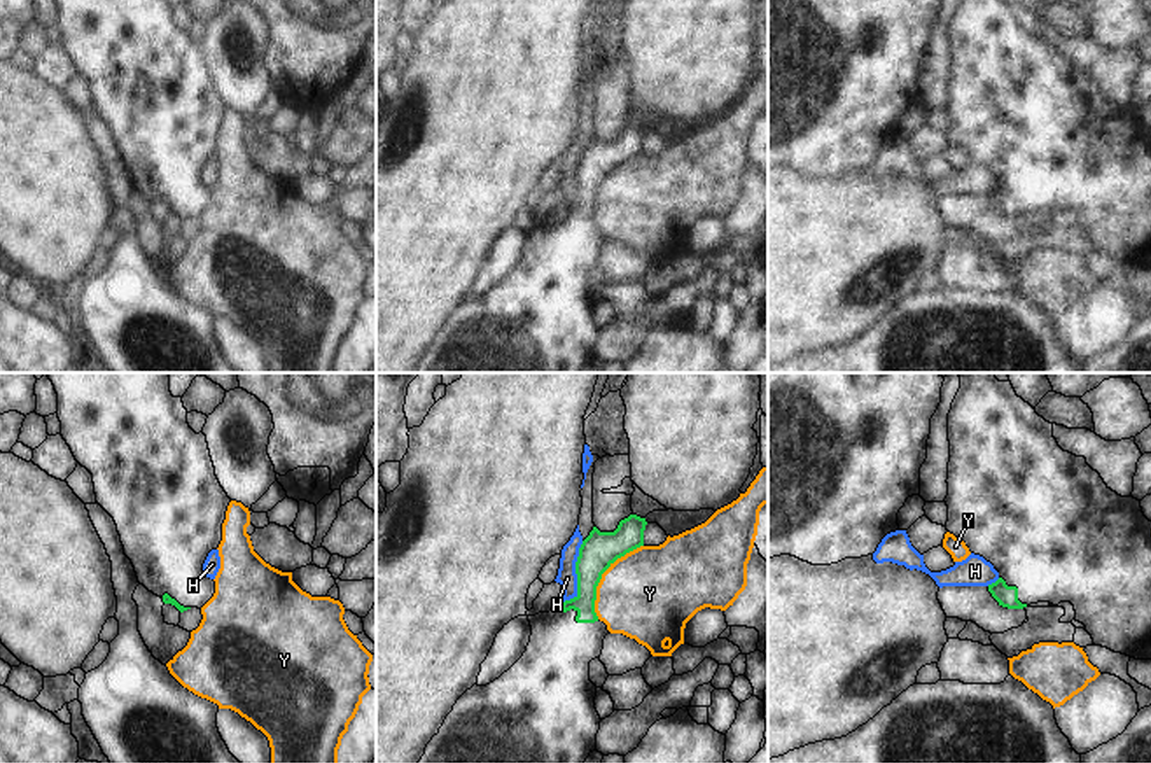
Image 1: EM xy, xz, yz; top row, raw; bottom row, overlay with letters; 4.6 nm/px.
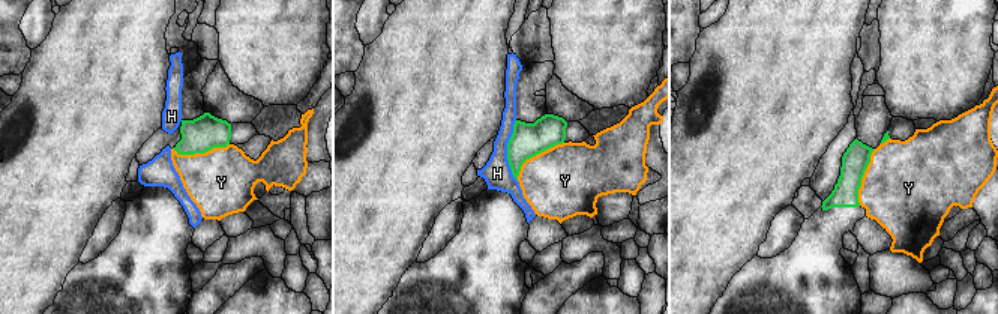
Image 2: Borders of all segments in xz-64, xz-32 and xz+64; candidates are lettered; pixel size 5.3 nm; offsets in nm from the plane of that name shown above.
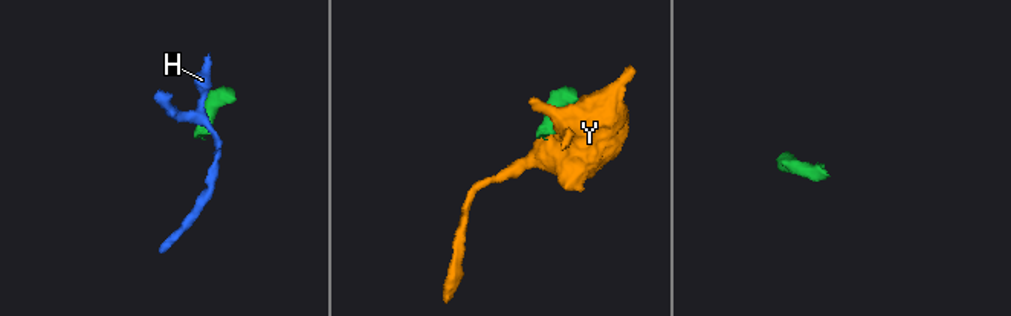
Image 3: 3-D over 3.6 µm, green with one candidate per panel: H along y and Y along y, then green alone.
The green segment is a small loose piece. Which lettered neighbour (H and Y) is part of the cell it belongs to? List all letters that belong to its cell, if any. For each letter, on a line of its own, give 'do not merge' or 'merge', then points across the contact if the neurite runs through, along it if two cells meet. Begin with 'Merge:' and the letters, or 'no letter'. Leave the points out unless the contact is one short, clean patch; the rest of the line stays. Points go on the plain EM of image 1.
Merge: no letter
H: do not merge; border xz (583, 149), (576, 170), (576, 202), (564, 210)
Y: do not merge; border xz (642, 153), (621, 163), (602, 182), (595, 209), (597, 226)

